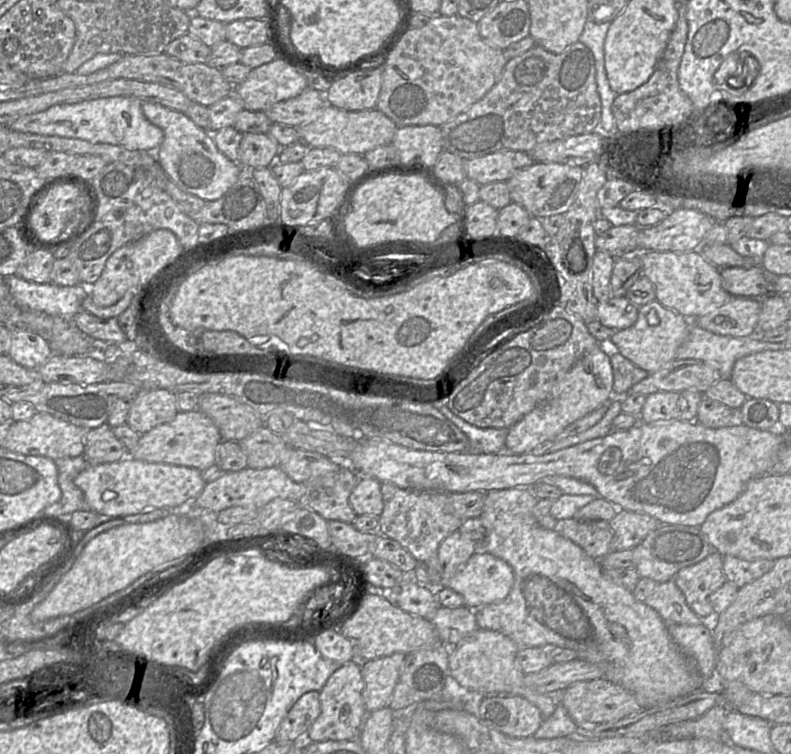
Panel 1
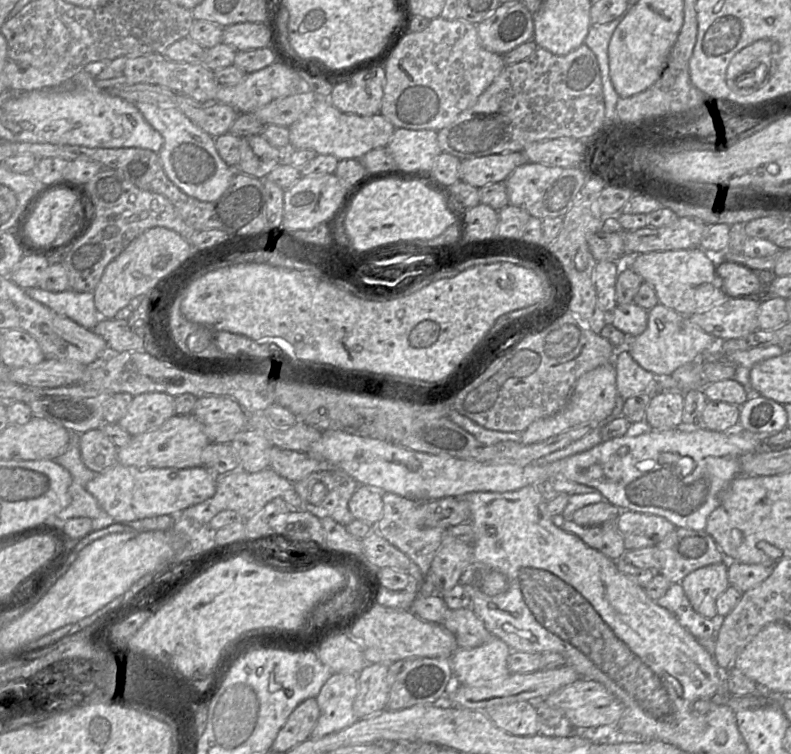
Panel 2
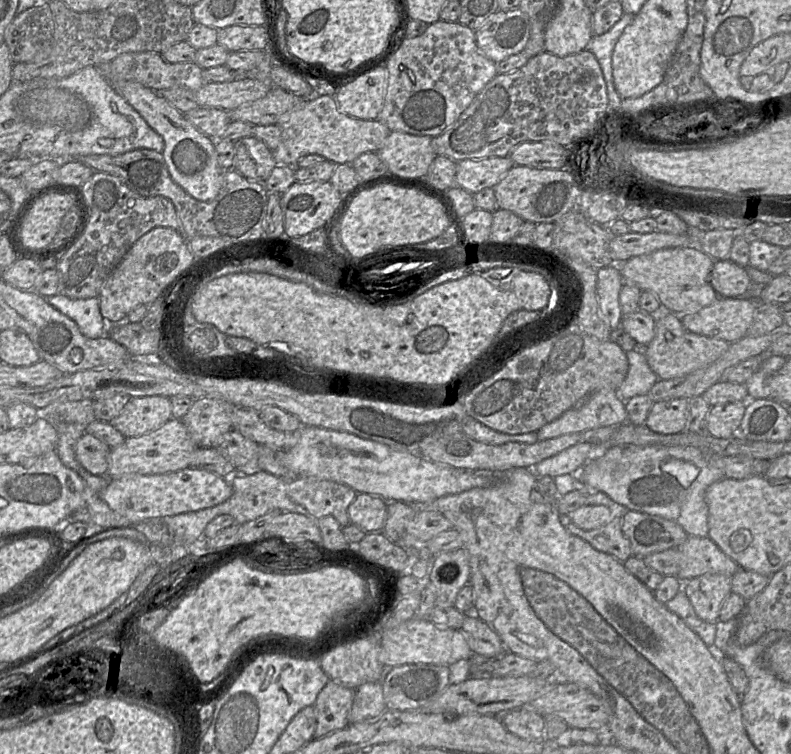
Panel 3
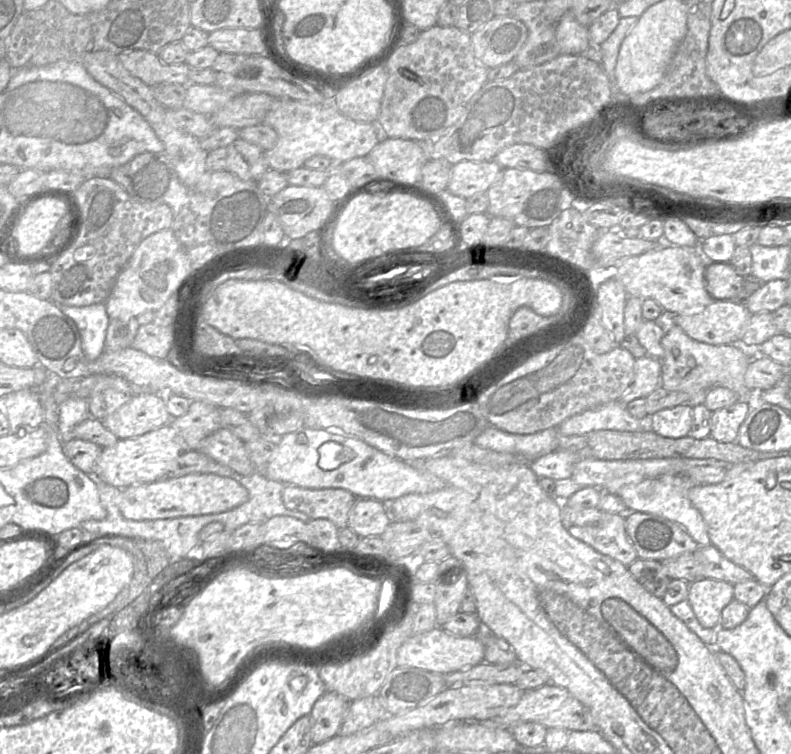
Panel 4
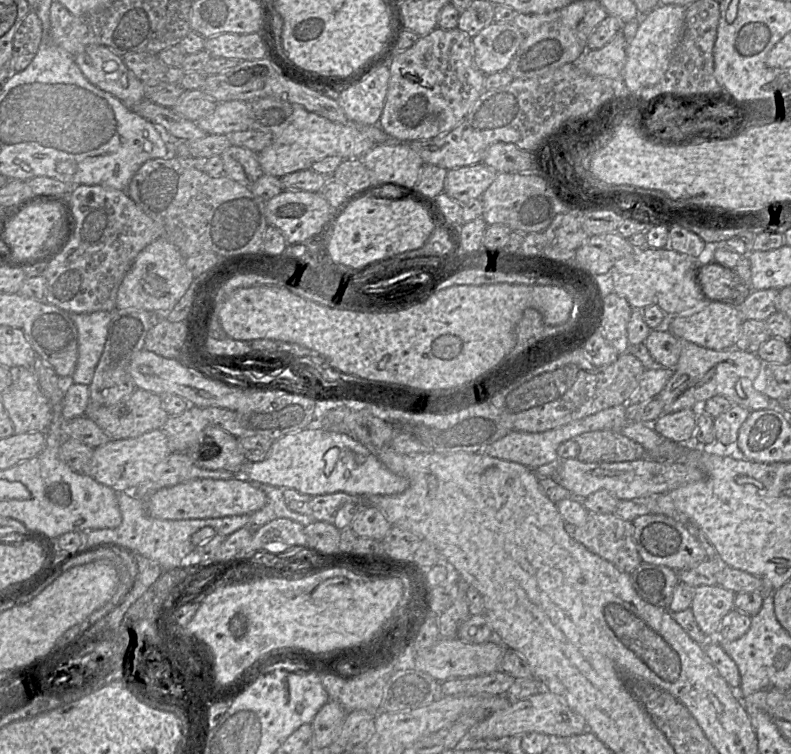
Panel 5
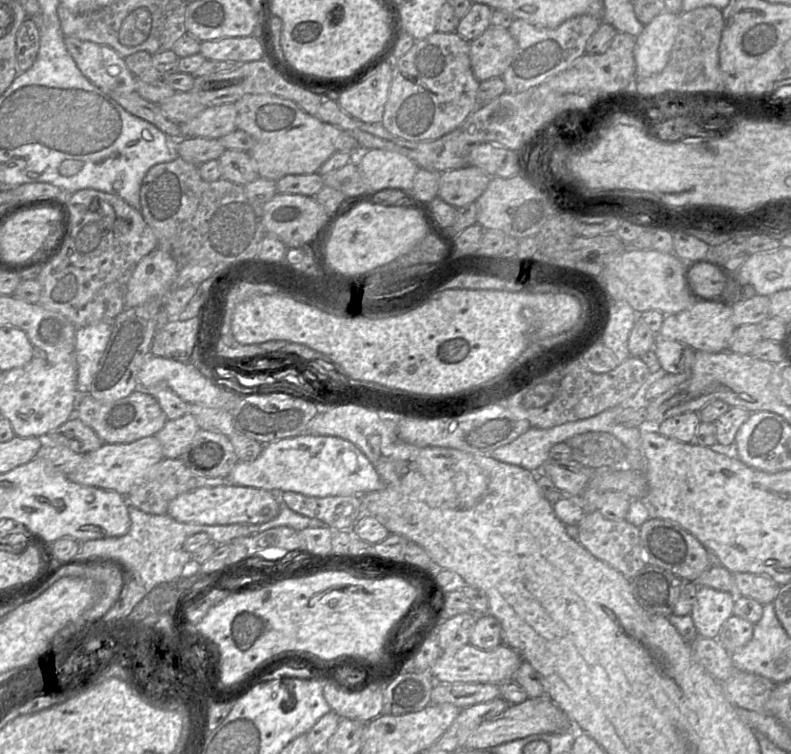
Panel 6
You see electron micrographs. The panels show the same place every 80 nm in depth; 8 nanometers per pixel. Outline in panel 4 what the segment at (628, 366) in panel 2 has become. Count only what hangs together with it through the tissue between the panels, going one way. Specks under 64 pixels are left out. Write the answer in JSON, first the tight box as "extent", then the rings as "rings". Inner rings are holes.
{"extent":[619,355,661,406],"rings":[[[649,355],[637,358],[634,364],[634,381],[619,402],[625,406],[638,398],[646,398],[661,386],[661,361]]]}

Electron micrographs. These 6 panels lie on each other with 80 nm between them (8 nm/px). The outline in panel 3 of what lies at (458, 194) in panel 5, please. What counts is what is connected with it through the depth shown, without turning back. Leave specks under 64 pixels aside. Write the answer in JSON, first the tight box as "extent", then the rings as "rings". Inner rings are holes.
{"extent":[455,156,514,194],"rings":[[[509,156],[461,160],[456,163],[455,185],[471,194],[493,188],[514,165]]]}

